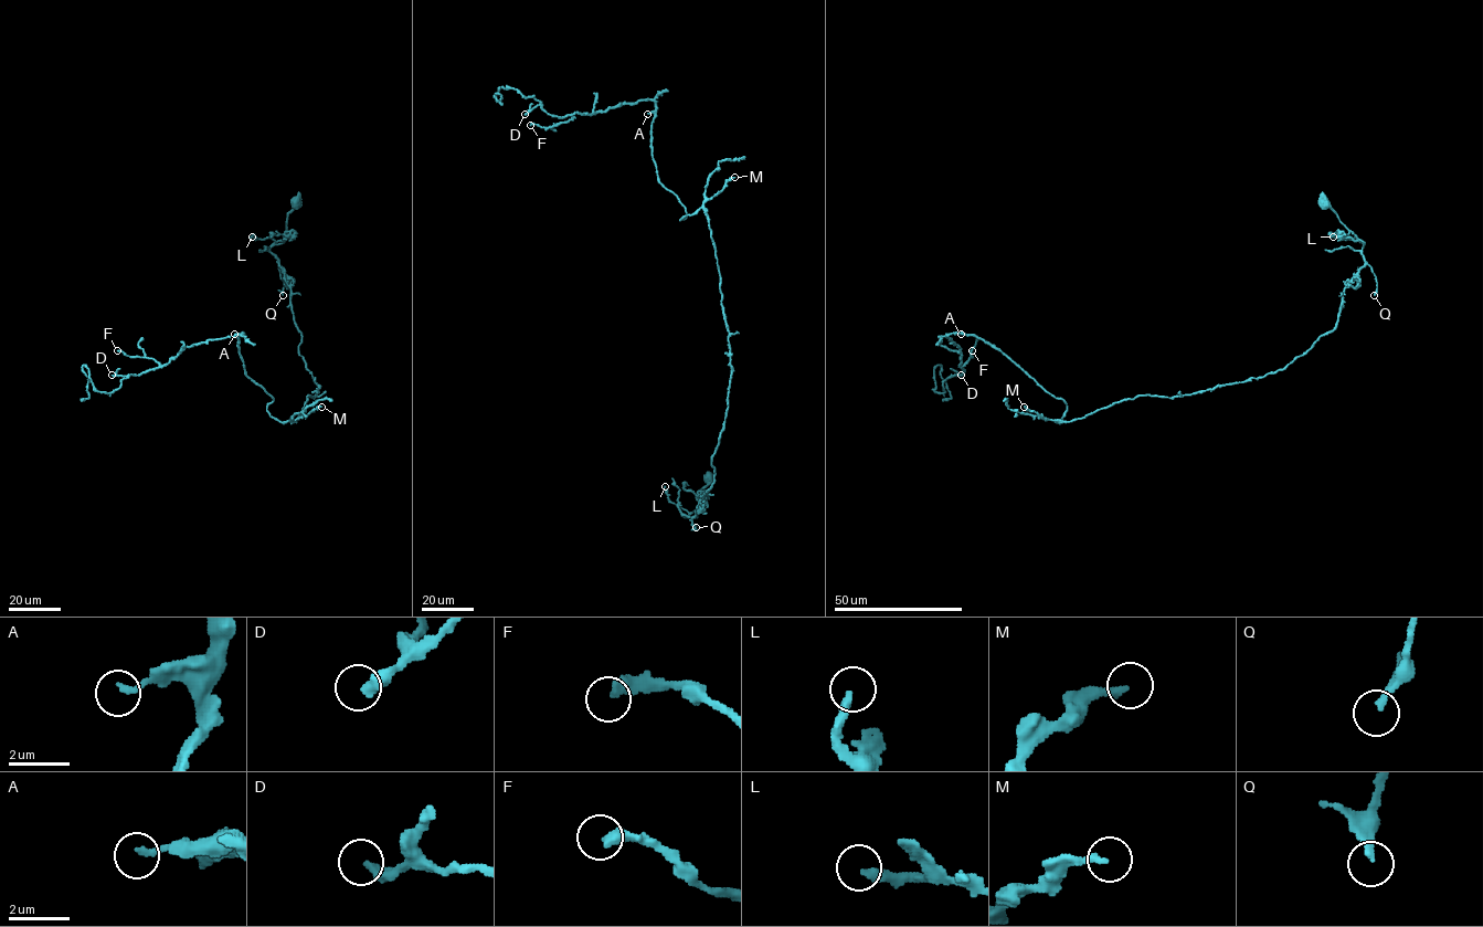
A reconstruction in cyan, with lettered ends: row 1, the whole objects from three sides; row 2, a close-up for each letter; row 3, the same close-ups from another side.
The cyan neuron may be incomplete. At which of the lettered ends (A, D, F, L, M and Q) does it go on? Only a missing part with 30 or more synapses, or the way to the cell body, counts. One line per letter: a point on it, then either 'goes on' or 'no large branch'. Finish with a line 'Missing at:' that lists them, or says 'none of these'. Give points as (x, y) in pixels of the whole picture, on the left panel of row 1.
A: (234, 334) | no large branch
D: (112, 375) | goes on
F: (117, 350) | goes on
L: (252, 236) | goes on
M: (321, 407) | no large branch
Q: (283, 295) | no large branch
Missing at: D, F, L

